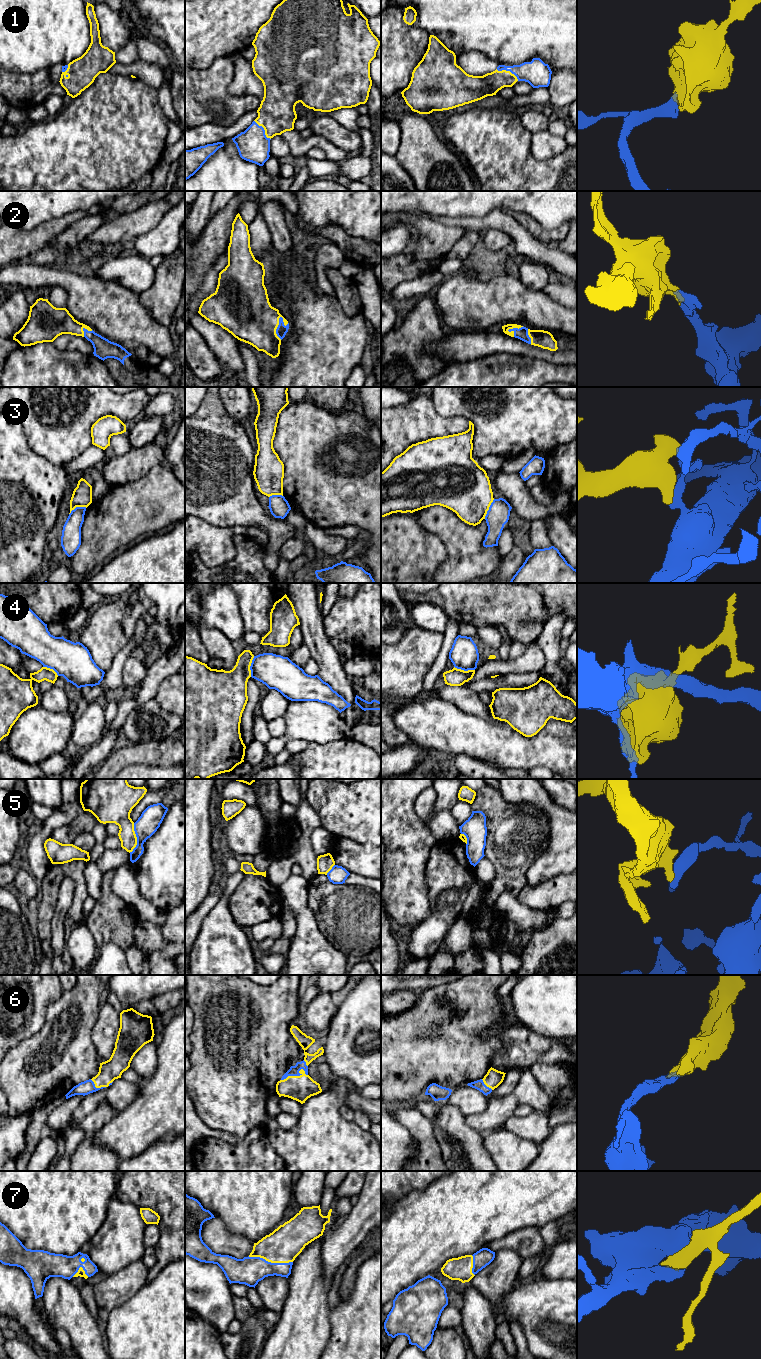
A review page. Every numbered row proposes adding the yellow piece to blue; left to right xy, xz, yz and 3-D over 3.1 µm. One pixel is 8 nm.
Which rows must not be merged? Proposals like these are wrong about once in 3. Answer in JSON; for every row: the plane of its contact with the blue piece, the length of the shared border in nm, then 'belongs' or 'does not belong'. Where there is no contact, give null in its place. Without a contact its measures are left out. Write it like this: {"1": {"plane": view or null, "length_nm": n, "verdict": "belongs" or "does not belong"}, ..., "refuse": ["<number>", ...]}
{"1": {"plane": "yz", "length_nm": 200, "verdict": "belongs"}, "2": {"plane": "xz", "length_nm": 190, "verdict": "belongs"}, "3": {"plane": "yz", "length_nm": 180, "verdict": "does not belong"}, "4": {"plane": "xz", "length_nm": 170, "verdict": "does not belong"}, "5": {"plane": "xy", "length_nm": 240, "verdict": "does not belong"}, "6": {"plane": "xz", "length_nm": 220, "verdict": "belongs"}, "7": {"plane": "xz", "length_nm": 360, "verdict": "belongs"}, "refuse": ["3", "4", "5"]}

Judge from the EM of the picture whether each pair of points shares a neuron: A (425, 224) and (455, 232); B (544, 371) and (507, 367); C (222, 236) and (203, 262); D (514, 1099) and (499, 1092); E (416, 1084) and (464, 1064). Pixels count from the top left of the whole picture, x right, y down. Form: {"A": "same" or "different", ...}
{"A": "same", "B": "same", "C": "same", "D": "different", "E": "same"}

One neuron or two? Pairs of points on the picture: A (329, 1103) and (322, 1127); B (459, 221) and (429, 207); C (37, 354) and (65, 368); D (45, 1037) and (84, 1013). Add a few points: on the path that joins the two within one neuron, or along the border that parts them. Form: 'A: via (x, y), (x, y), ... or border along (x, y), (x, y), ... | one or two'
A: via (323, 1109), (322, 1121) | one
B: border along (426, 214), (472, 216) | two
C: via (44, 361), (51, 368), (58, 368) | one
D: via (55, 1037), (74, 1019) | one

